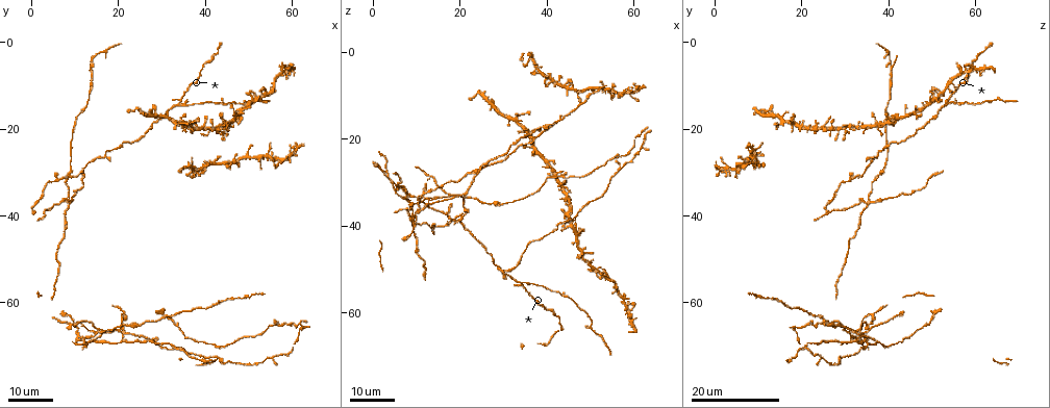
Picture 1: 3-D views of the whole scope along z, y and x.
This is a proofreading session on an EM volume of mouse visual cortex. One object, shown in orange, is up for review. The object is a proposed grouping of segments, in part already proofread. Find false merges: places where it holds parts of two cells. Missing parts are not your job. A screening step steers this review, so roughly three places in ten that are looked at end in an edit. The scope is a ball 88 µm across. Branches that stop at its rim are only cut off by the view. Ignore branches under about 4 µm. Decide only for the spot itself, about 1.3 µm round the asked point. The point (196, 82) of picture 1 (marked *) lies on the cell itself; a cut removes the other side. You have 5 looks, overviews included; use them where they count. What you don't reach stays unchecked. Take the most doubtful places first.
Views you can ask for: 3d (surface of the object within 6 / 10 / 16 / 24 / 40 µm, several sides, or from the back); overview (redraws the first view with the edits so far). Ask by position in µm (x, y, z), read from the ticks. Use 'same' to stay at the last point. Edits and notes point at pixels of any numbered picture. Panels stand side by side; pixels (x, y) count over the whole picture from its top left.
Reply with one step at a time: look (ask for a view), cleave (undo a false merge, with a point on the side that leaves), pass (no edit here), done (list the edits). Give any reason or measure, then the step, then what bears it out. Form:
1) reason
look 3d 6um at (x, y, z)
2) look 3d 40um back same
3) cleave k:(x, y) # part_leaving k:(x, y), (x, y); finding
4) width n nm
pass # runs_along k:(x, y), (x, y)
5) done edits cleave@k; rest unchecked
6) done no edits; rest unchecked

four-way junction
look 3d 24um at (8.5, 38.0, 35.0)

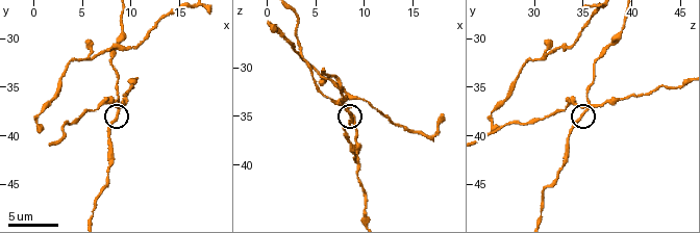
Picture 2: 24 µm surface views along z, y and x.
look 3d 6um at (8.8, 37.6, 35.2)

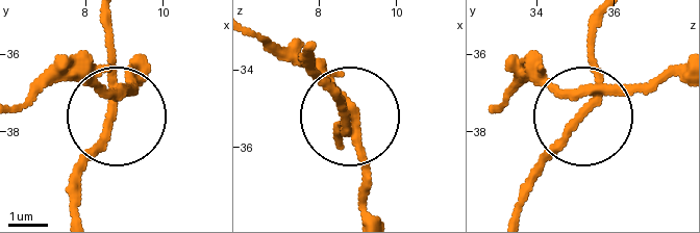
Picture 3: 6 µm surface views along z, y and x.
arms 4
cleave 3:(105, 30) # part_leaving 3:(346, 131), (346, 108), (306, 51); two cells meet here

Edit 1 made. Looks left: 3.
branch point
look 3d 16um at (34.0, 14.5, 53.0)

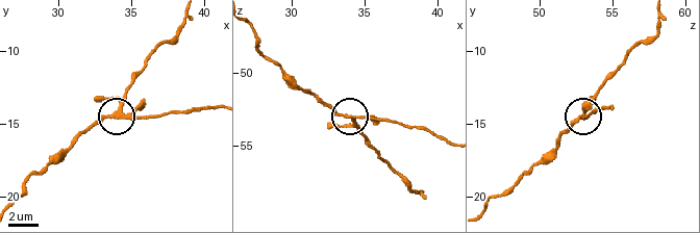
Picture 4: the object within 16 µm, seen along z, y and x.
look 3d 6um at (34.2, 14.4, 53.0)

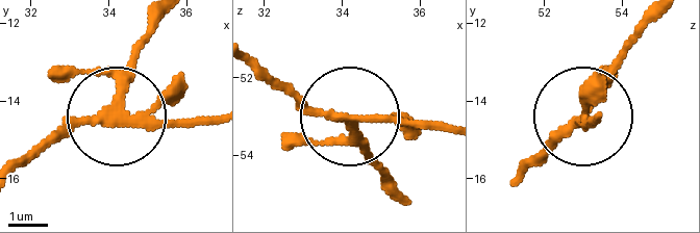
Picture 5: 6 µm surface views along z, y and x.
look 3d 6um back at (34.30, 14.55, 53.05)

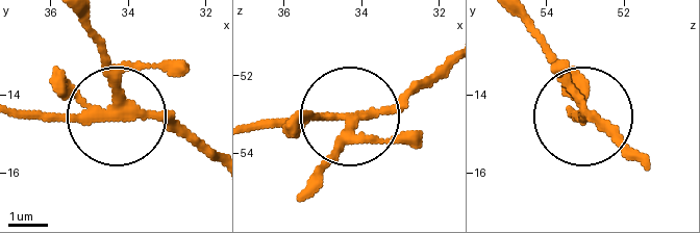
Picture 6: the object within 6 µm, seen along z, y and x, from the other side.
cleave 6:(58, 85) # part_leaving 6:(103, 112), (17, 112); a second cell is stuck on

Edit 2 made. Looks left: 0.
done edits cleave@3, cleave@6; rest unchecked

